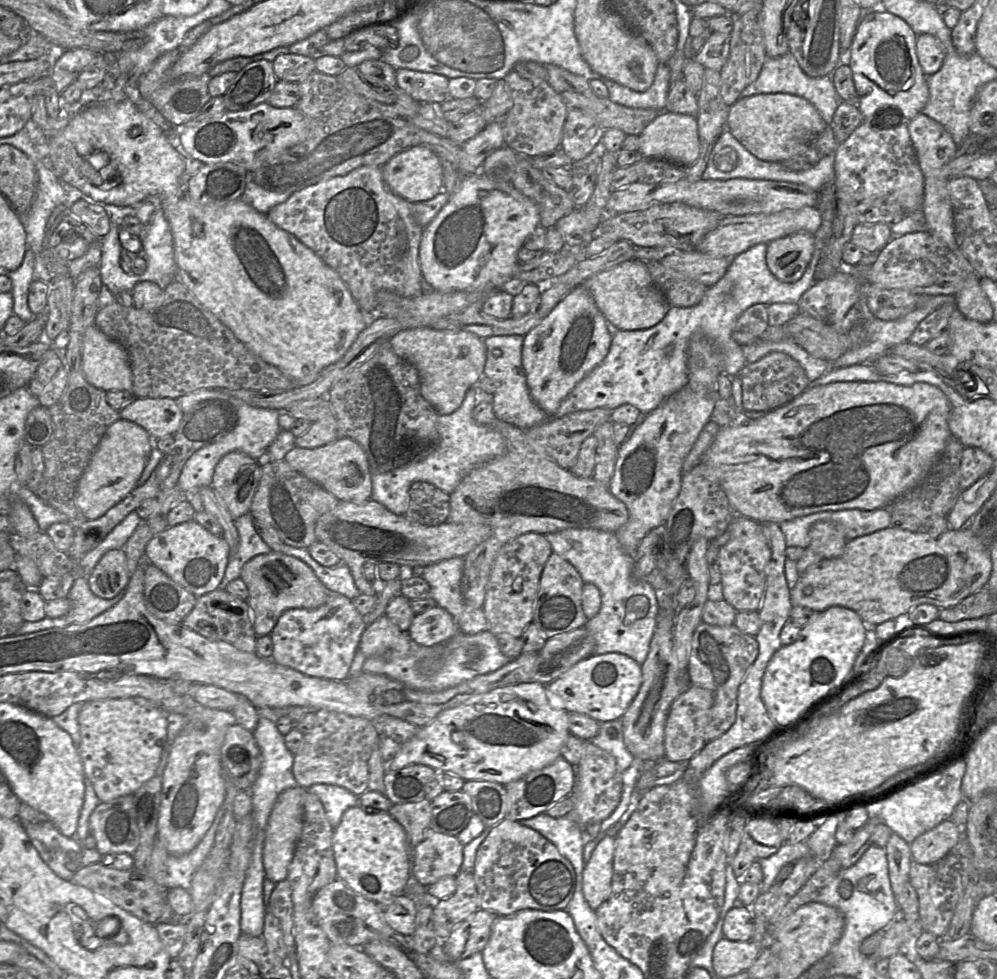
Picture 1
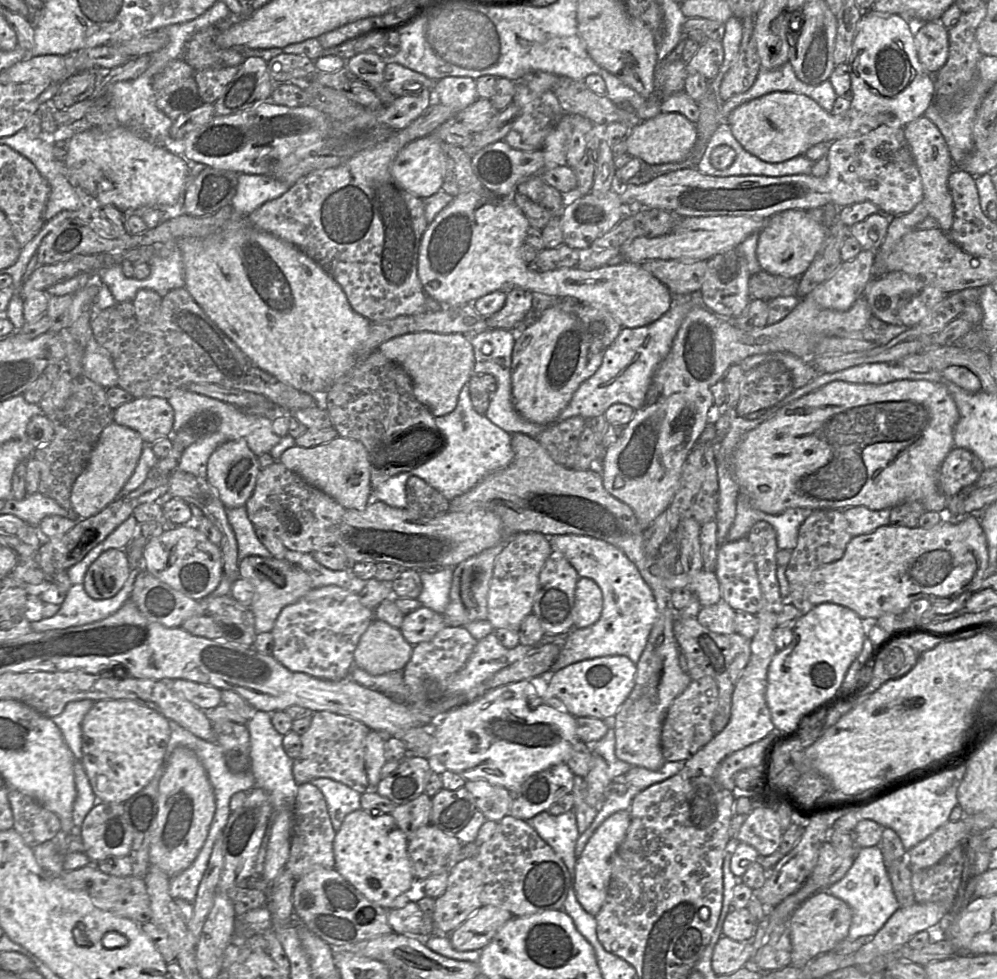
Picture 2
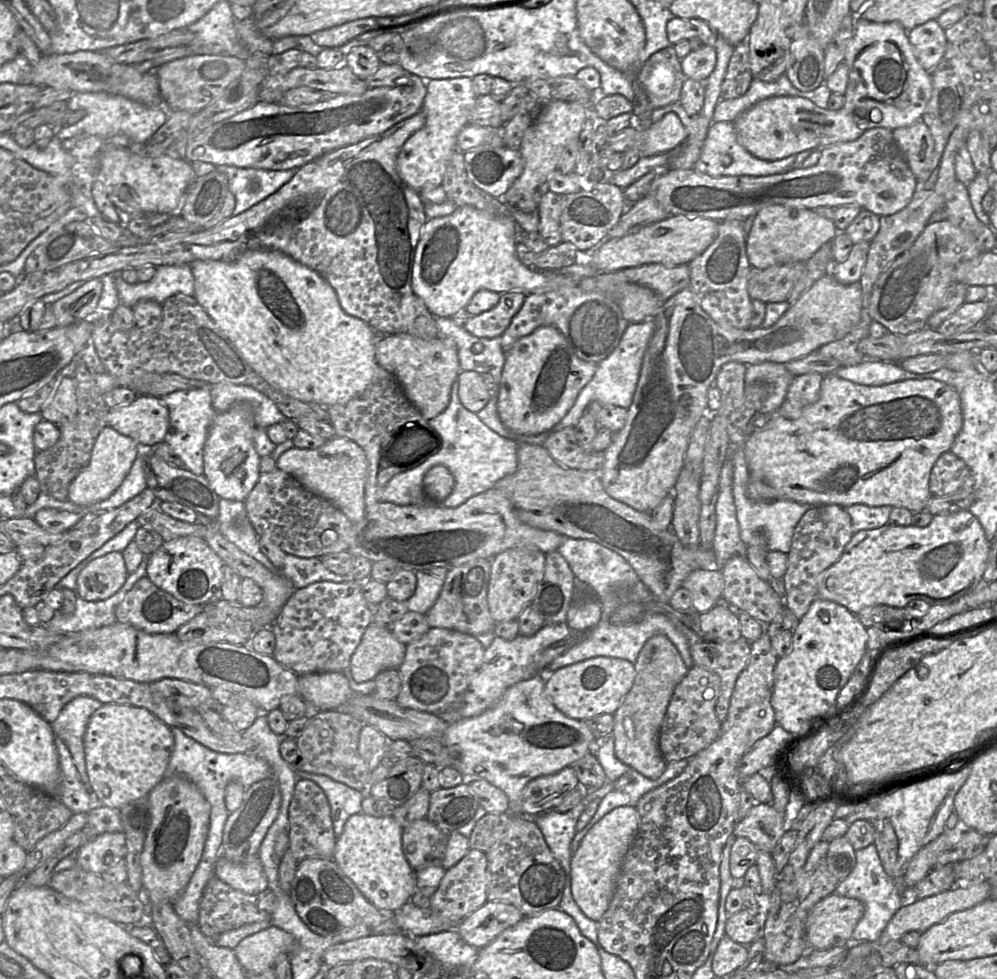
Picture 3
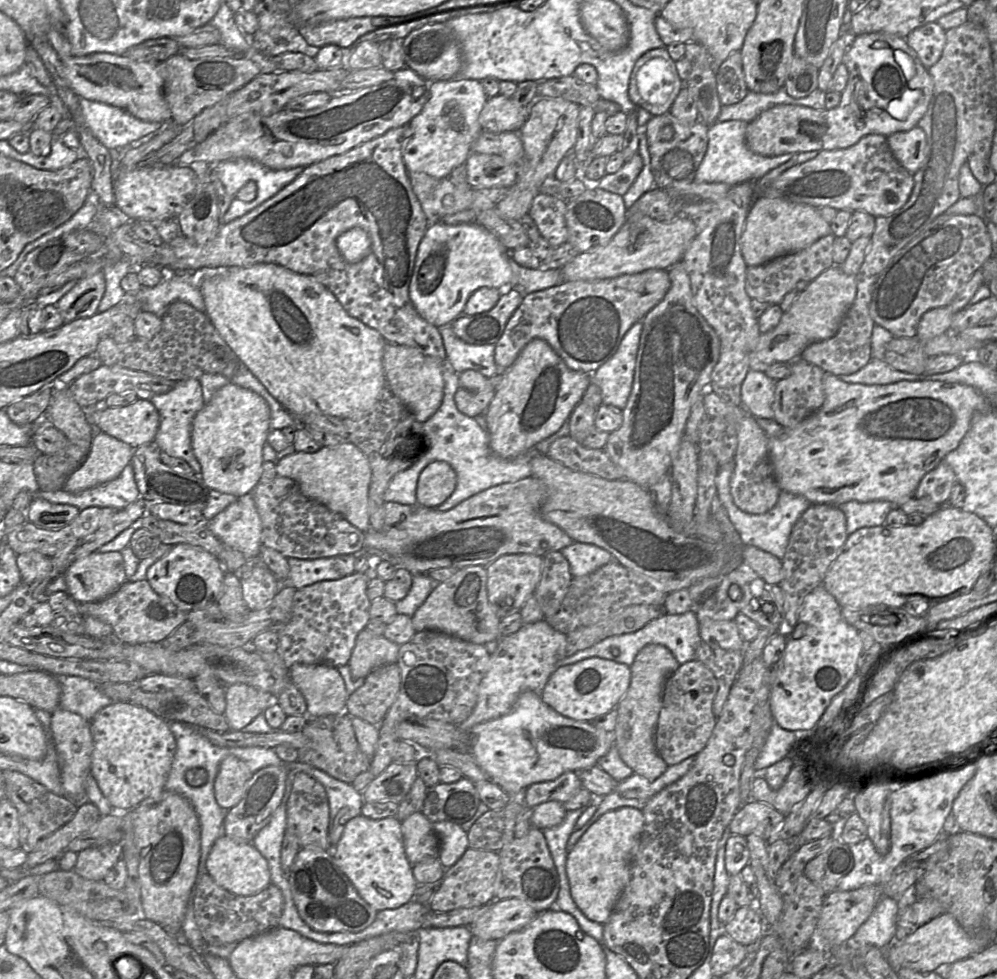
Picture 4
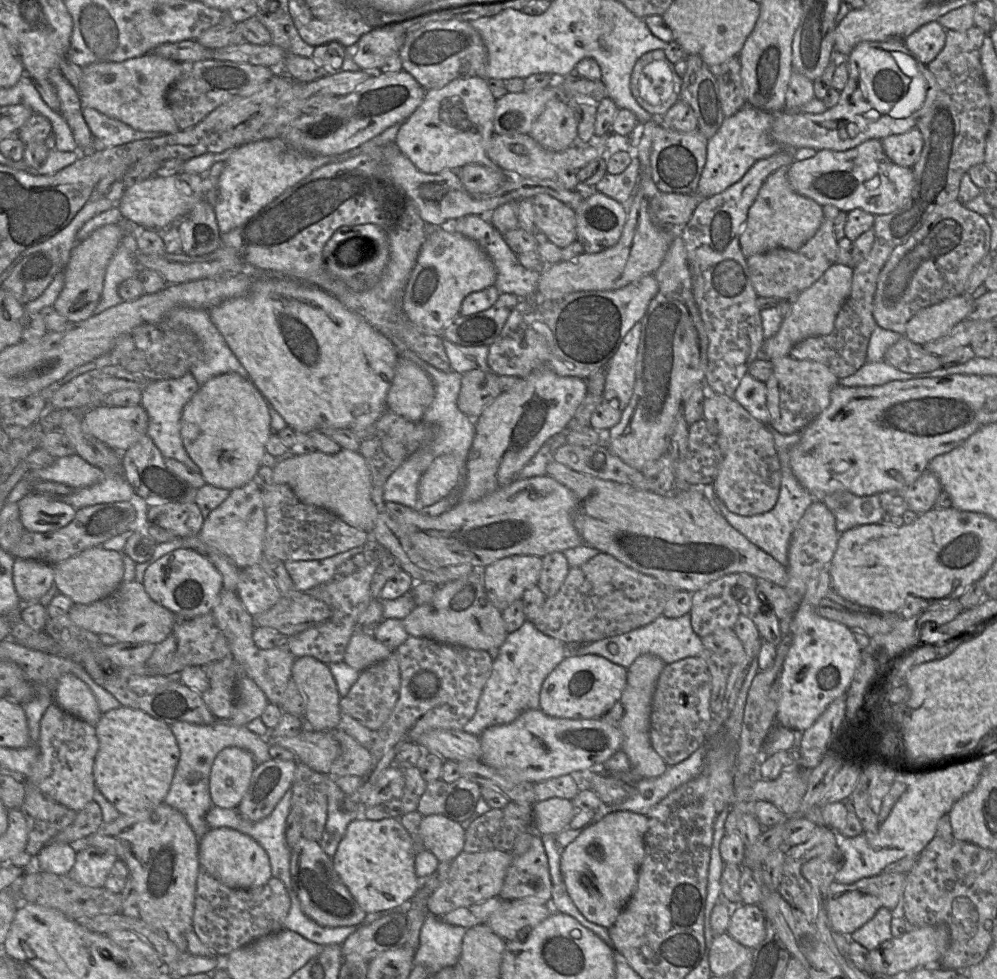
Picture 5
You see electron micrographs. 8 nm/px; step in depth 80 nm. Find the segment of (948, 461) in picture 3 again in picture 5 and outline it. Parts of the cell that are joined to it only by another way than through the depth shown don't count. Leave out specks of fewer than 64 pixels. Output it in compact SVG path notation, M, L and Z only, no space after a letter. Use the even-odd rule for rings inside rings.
M930 471L923 472L901 497L904 498L908 509L916 513L924 513L933 509L934 502L942 491L938 478Z

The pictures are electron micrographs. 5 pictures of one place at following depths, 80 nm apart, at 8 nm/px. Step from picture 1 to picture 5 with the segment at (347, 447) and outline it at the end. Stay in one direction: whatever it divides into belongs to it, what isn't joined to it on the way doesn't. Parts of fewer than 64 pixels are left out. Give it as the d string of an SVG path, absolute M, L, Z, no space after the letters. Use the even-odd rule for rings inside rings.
M341 449L336 454L315 451L307 455L294 455L276 464L273 468L273 483L289 486L301 502L328 510L371 537L376 522L371 499L371 474L358 451Z

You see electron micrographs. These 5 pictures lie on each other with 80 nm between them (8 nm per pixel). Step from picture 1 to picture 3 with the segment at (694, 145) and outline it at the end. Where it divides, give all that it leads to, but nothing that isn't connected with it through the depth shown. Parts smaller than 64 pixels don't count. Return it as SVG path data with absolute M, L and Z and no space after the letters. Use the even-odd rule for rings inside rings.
M670 112L646 129L633 123L620 133L609 137L606 146L614 153L637 149L640 156L650 157L674 150L686 137L687 133L680 118Z

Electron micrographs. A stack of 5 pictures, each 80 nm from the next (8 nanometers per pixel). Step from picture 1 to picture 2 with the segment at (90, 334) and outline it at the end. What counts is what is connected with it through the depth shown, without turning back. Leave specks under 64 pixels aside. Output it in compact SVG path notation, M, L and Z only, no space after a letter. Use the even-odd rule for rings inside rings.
M93 336L84 352L83 367L86 376L104 389L118 386L118 376L111 357Z

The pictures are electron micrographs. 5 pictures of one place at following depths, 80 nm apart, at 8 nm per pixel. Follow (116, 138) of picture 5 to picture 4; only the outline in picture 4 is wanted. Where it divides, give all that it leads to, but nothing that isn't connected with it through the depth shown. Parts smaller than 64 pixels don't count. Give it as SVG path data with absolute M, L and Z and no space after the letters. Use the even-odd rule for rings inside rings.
M85 98L79 103L85 126L110 150L133 144L150 133L159 134L167 124L142 121L121 108Z

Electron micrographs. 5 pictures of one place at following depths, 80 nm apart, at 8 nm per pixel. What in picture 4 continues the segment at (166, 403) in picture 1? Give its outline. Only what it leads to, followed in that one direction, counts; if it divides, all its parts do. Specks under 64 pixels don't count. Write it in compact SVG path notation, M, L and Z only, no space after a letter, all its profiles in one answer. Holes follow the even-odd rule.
M137 399L125 407L84 407L88 423L132 448L153 444L159 428L159 413L150 400Z

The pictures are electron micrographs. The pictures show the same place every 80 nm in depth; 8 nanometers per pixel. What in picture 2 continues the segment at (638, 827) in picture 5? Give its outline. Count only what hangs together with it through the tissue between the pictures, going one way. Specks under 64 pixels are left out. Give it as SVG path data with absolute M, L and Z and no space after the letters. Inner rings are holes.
M630 809L622 810L608 817L594 832L575 865L574 889L583 909L596 916L602 908L612 873L612 857L624 840L630 825Z

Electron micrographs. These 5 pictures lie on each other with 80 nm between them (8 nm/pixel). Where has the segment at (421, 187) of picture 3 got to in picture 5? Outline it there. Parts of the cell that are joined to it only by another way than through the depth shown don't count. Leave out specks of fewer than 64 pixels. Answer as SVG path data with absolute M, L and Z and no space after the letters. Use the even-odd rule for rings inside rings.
M468 77L452 80L441 88L427 90L415 112L400 123L394 143L401 153L420 171L436 174L444 169L460 169L467 164L478 164L495 172L503 170L488 156L488 143L493 135L493 117L496 99L486 79Z

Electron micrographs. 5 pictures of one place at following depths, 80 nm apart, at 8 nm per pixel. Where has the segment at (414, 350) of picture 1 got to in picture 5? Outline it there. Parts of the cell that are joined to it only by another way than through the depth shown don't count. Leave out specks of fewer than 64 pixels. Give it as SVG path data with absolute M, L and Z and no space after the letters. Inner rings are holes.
M399 359L387 393L386 409L413 422L420 422L434 396L434 385L427 372L413 362Z

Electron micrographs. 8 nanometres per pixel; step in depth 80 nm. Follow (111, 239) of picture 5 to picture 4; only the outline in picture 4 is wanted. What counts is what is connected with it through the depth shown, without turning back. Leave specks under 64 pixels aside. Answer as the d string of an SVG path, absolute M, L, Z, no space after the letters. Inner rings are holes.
M103 271L79 279L55 305L64 322L90 318L97 313L105 292Z

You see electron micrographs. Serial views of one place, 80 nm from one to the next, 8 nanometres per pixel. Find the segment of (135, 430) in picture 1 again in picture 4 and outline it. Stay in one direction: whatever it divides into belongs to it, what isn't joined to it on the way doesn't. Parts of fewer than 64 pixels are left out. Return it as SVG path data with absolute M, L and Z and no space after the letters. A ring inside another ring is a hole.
M95 432L87 458L69 476L63 490L78 493L115 479L129 465L133 450L104 432Z

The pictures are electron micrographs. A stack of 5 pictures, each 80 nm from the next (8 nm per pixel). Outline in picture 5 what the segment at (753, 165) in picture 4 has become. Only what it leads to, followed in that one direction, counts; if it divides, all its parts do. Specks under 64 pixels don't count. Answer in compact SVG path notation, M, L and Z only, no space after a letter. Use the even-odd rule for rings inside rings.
M742 107L733 116L724 118L718 131L708 139L706 162L702 170L697 195L707 199L738 182L758 161L778 153L783 147L771 139L770 130L775 113L754 107Z

